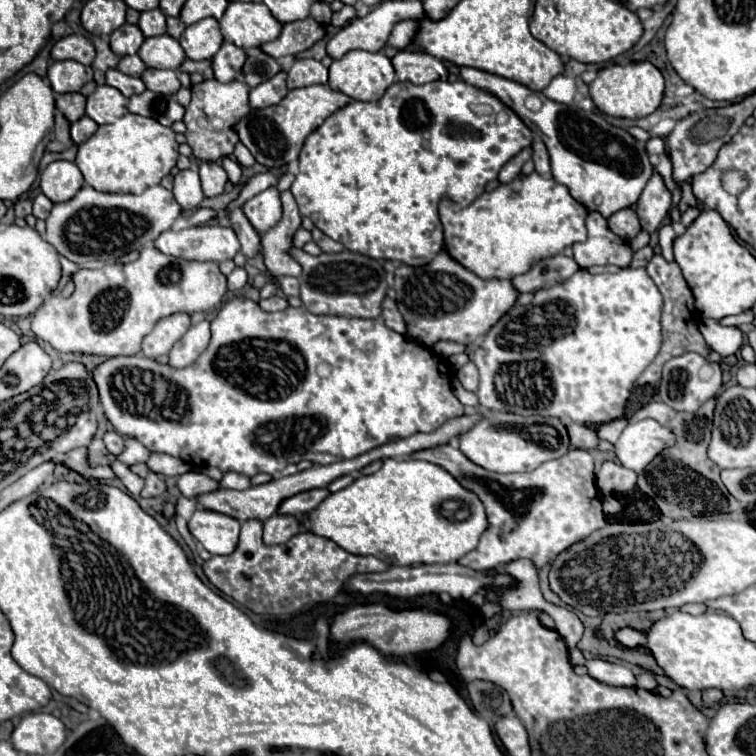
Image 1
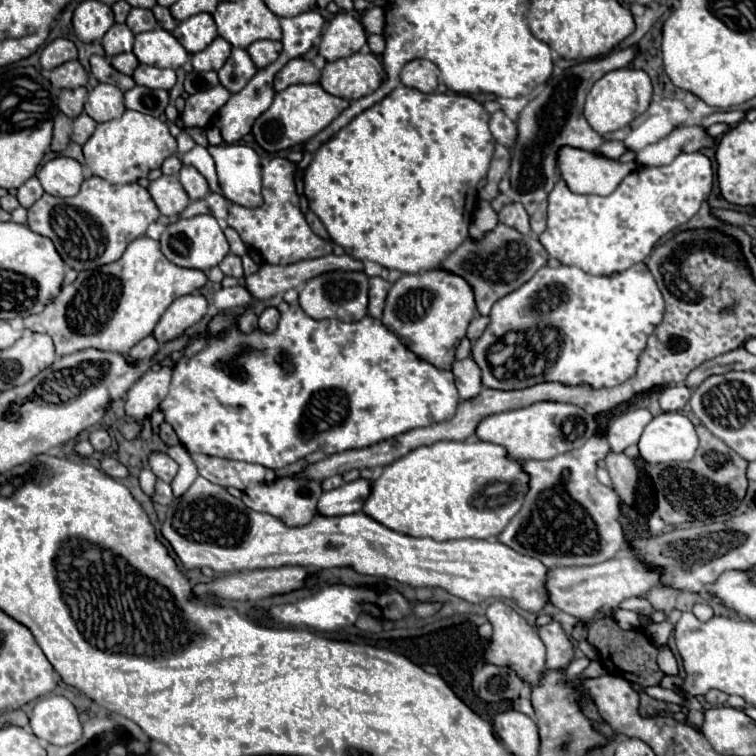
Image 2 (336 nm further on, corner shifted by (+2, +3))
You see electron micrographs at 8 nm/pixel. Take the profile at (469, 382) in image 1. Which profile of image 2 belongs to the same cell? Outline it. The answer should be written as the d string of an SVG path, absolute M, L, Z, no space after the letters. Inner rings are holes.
M473 358L455 360L451 372L455 374L455 382L457 382L457 390L459 390L461 400L469 400L469 398L477 396L483 390L483 386L481 386L481 370L473 362Z

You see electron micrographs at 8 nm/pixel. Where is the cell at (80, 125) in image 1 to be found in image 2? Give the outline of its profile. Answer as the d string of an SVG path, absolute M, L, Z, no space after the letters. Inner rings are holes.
M85 112L79 114L75 120L73 120L73 134L71 134L71 140L77 142L77 144L85 144L87 138L93 134L97 122L93 118L89 118Z

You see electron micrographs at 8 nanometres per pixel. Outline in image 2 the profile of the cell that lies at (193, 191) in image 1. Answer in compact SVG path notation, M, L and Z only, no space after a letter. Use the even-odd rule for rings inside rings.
M175 174L153 180L149 186L149 192L151 192L159 212L169 218L177 218L177 214L181 214L185 210L185 206L189 204L189 196L185 194L185 188L181 186L181 182Z

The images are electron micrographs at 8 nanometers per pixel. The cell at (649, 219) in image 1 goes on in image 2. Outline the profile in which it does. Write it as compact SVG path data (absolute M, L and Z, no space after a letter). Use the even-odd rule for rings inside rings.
M701 126L679 128L679 130L673 130L669 136L665 136L663 140L637 152L637 164L639 166L665 166L673 162L679 154L697 152L711 144L713 140L705 138L705 130Z

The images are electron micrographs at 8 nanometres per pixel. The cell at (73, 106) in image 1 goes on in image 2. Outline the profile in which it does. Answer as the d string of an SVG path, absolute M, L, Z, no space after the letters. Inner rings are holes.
M75 88L75 90L61 90L59 94L59 110L69 116L69 118L77 118L83 112L83 104L87 98L87 90L85 88Z

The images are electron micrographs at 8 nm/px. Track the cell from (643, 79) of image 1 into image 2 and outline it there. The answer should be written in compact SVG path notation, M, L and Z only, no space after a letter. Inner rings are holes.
M619 68L619 70L607 72L601 80L593 84L593 88L587 94L585 118L599 134L615 132L627 126L629 122L633 122L639 114L643 114L649 108L651 94L653 94L653 86L647 72L633 70L633 68Z

